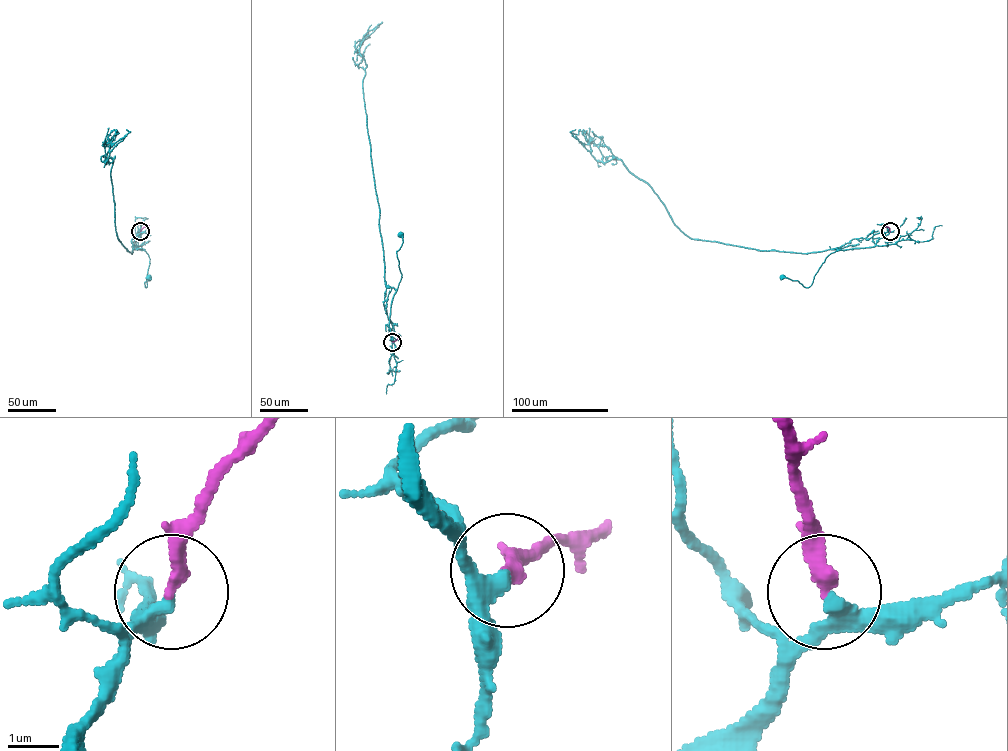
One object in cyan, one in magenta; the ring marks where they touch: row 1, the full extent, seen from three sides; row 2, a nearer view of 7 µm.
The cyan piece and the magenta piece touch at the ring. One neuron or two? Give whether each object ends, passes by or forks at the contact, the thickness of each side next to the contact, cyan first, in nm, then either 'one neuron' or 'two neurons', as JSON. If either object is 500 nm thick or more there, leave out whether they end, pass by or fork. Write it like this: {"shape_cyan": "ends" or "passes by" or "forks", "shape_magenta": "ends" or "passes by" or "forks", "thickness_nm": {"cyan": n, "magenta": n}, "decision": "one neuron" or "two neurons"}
{"shape_cyan": "passes by", "shape_magenta": "ends", "thickness_nm": {"cyan": 240, "magenta": 280}, "decision": "one neuron"}

